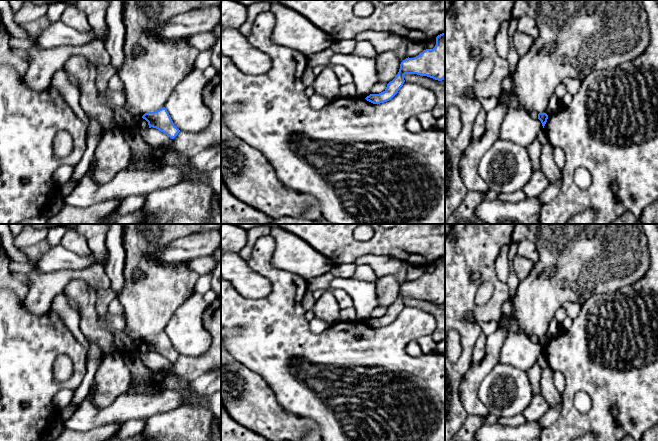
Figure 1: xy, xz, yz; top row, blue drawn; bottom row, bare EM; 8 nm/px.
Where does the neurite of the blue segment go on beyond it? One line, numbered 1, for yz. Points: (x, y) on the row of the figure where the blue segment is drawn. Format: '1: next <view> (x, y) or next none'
1: next none

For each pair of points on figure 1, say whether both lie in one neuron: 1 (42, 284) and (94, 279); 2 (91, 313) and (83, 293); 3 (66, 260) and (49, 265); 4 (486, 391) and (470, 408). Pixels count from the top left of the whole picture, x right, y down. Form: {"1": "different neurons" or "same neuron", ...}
{"1": "same neuron", "2": "same neuron", "3": "same neuron", "4": "different neurons"}

